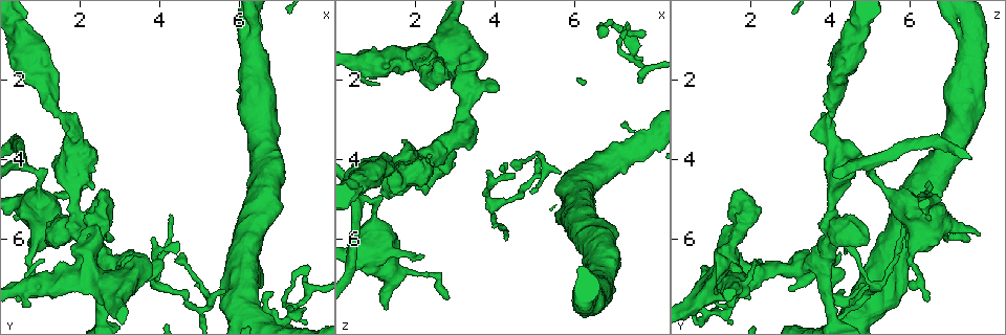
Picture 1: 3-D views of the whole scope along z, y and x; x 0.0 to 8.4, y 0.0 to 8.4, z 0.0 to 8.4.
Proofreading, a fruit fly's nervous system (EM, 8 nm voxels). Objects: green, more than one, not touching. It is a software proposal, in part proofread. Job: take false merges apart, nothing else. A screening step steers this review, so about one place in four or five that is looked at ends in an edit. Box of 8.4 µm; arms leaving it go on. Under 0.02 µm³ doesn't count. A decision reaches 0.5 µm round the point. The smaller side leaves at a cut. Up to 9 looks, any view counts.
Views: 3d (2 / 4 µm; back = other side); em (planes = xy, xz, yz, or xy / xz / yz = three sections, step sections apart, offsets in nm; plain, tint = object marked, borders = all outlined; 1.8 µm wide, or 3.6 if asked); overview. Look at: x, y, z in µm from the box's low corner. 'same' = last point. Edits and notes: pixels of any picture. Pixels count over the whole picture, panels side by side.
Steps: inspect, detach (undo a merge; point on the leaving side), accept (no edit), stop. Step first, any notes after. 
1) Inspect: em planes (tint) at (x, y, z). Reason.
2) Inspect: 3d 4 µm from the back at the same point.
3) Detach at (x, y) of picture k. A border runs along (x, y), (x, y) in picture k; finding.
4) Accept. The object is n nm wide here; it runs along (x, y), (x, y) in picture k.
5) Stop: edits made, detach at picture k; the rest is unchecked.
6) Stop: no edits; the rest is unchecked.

Inspect: 3d 4 µm from the back at (1.50, 2.80, 4.00). Thick turns thin.

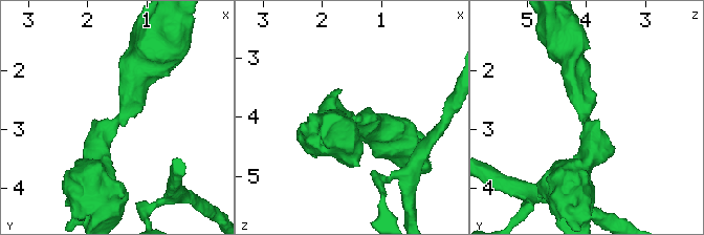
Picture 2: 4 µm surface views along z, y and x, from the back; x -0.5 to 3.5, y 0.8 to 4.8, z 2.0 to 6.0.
Inspect: em xz step 4 (tint) at (1.45, 2.85, 4.05).

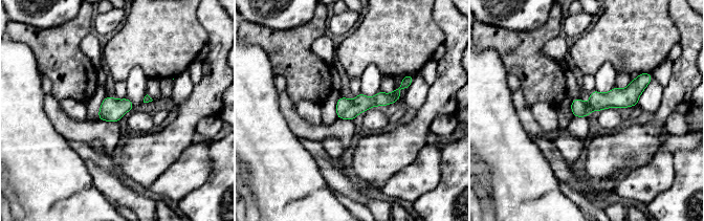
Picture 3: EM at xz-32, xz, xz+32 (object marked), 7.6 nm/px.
Accept. One cell here.

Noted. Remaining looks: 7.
Inspect: em 3.6 µm planes (tint) at (2.55, 7.00, 1.20). Calibre changes.

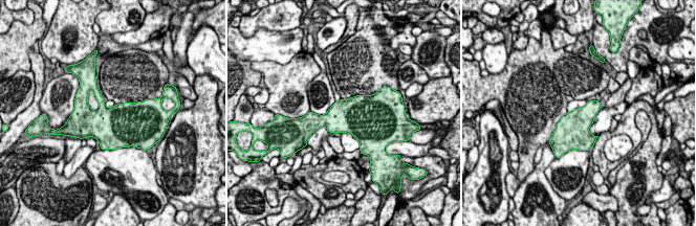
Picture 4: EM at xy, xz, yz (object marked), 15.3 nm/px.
Accept. The object is 440 nm wide here; all the same cell.

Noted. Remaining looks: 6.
Inspect: 3d 4 µm at (0.65, 7.20, 1.55). Sudden change in width.

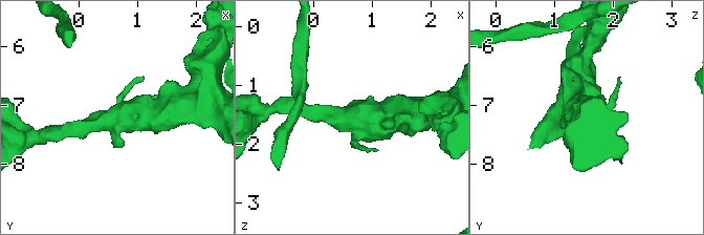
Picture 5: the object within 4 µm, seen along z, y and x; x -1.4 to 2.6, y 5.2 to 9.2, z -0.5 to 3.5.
Inspect: em planes (tint) at (0.60, 7.20, 1.55).

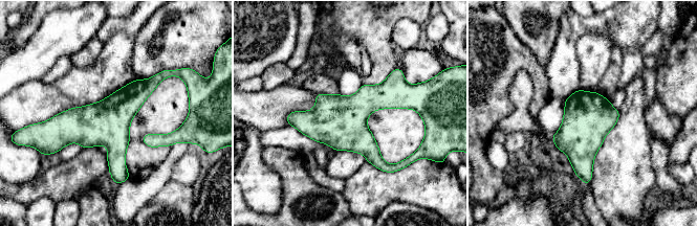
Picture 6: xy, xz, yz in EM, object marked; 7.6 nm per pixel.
Accept. The object is 360 nm wide here; it runs along (161, 75), (105, 122), (52, 122) in picture 6; one cell here.

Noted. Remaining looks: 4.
Inspect: em planes (tint) at (2.60, 6.75, 3.90).

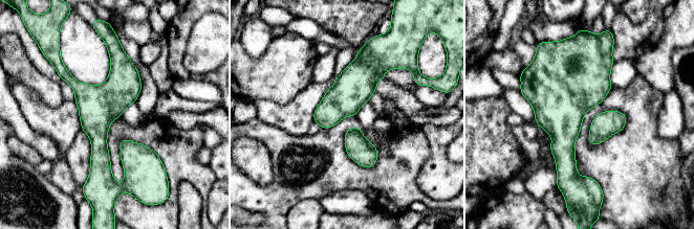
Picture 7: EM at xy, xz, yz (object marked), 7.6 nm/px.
Accept. It runs along (117, 50), (99, 110), (107, 176) in picture 7; continuous, no second cell.

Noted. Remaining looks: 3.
Stop: no edits; the rest is unchecked.

